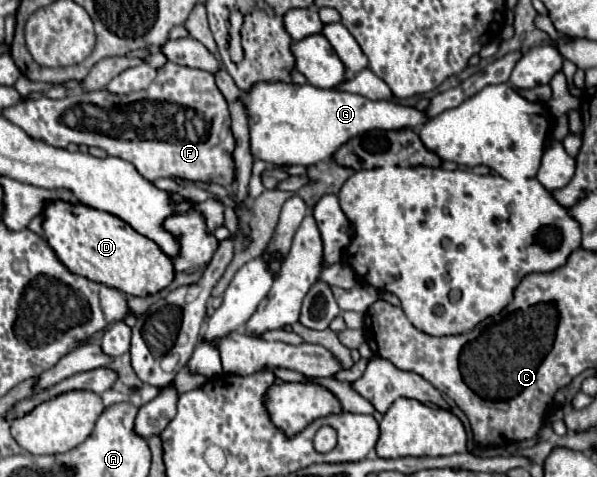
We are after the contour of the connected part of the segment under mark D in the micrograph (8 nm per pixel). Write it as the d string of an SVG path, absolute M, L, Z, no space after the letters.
M47 203L43 209L43 233L53 247L55 255L61 263L75 275L83 275L91 281L103 283L107 287L115 287L133 297L147 297L165 289L173 277L175 267L169 255L157 247L151 239L139 235L117 219L115 215L97 211L87 205L73 203Z

